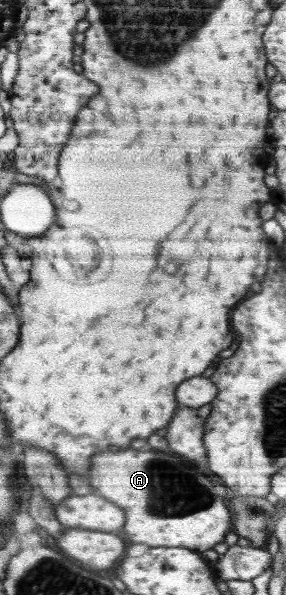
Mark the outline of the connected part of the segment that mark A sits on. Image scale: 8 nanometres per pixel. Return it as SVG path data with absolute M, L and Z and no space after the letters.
M149 447L104 452L96 454L96 458L92 460L92 468L85 476L90 478L90 485L98 486L97 494L124 510L126 516L123 527L126 538L134 544L145 544L149 547L182 547L202 554L224 542L226 534L232 531L230 509L224 503L224 499L214 491L214 484L208 479L207 471L200 463L182 454Z

